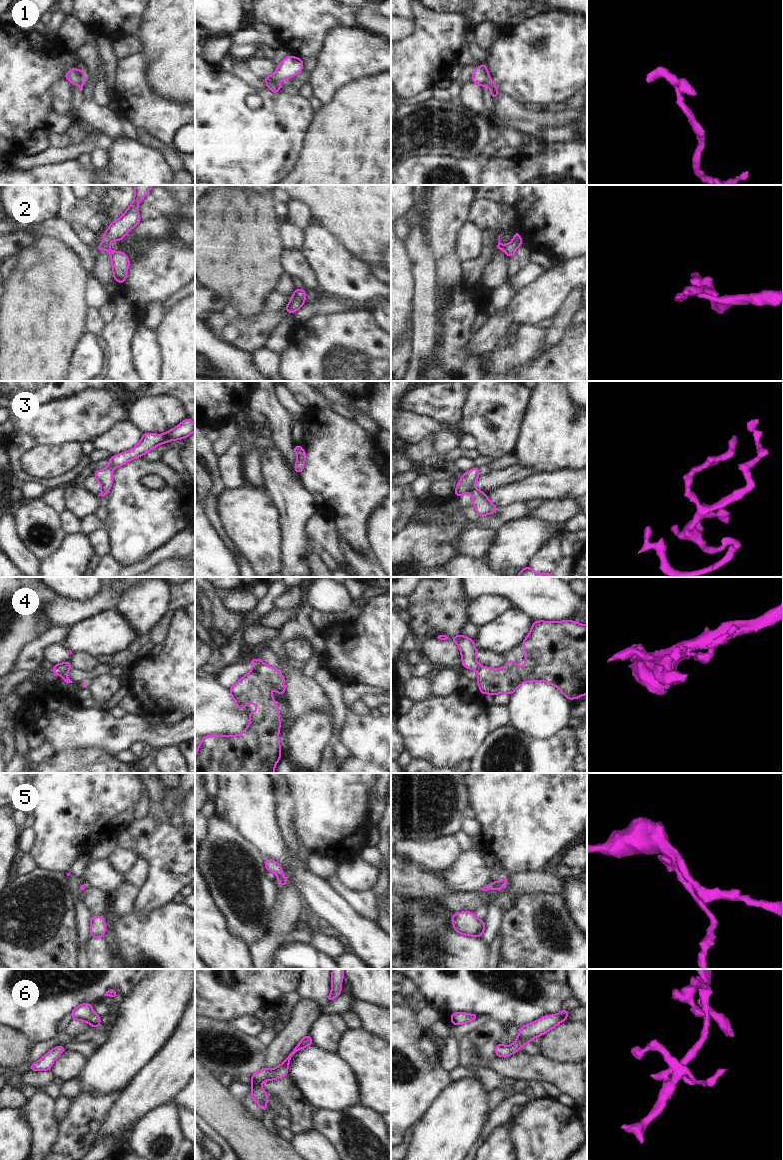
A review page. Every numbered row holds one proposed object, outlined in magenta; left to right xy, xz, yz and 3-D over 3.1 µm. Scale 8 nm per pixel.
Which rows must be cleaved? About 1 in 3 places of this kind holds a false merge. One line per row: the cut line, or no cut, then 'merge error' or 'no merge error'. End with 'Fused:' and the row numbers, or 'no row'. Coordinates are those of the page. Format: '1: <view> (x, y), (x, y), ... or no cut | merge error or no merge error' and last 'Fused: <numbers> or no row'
1: no cut | no merge error
2: xz (292, 296), (304, 300) | merge error
3: no cut | no merge error
4: xz (262, 662), (252, 670) | merge error
5: no cut | no merge error
6: no cut | no merge error
Fused: 2, 4

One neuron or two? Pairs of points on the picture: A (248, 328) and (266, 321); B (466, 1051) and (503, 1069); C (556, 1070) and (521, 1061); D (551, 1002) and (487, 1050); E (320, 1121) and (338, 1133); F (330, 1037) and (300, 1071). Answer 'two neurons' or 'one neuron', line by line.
A: one neuron
B: two neurons
C: one neuron
D: two neurons
E: one neuron
F: two neurons

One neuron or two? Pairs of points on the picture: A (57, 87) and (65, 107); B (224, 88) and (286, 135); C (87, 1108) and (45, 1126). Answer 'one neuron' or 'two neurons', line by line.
A: one neuron
B: one neuron
C: two neurons

